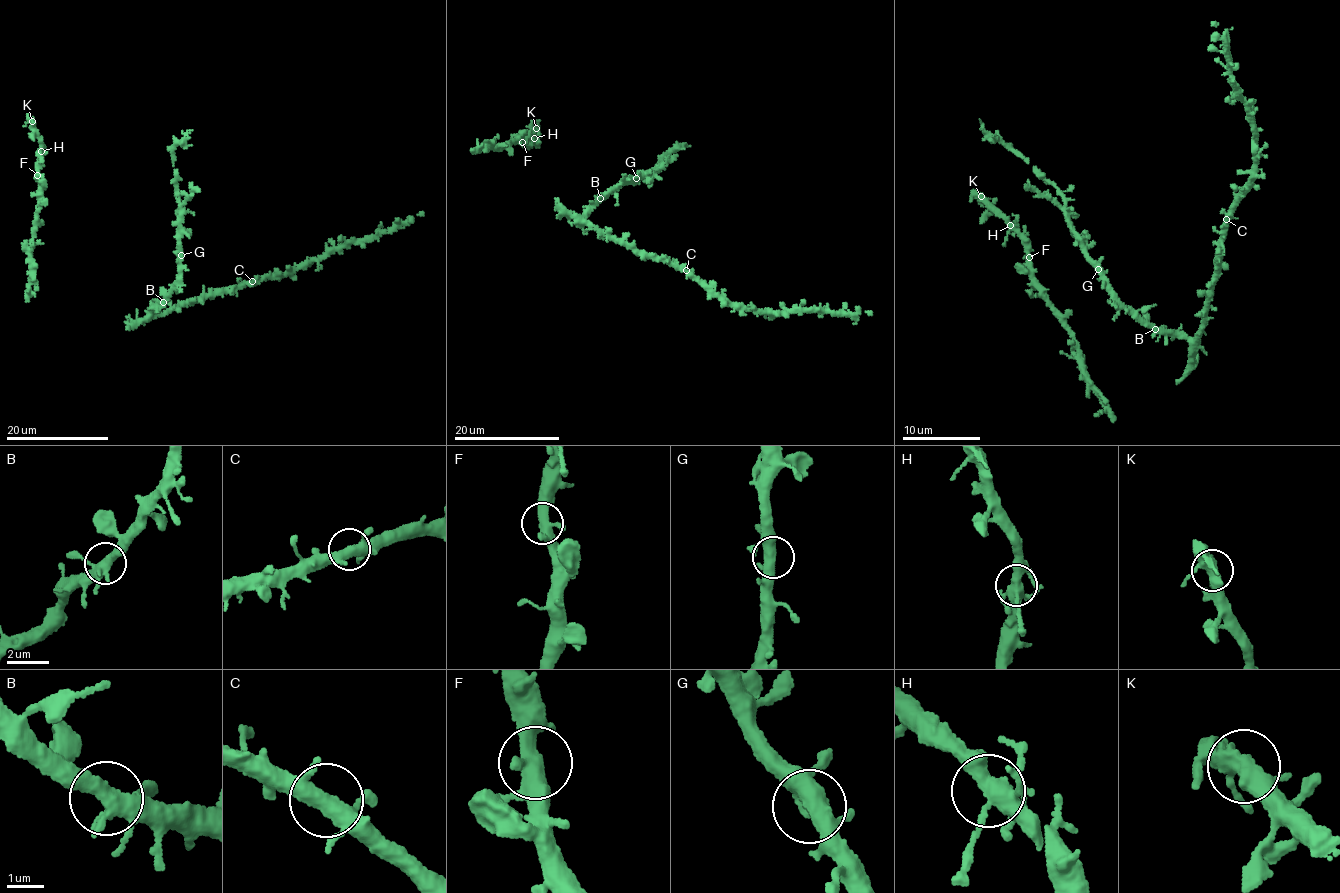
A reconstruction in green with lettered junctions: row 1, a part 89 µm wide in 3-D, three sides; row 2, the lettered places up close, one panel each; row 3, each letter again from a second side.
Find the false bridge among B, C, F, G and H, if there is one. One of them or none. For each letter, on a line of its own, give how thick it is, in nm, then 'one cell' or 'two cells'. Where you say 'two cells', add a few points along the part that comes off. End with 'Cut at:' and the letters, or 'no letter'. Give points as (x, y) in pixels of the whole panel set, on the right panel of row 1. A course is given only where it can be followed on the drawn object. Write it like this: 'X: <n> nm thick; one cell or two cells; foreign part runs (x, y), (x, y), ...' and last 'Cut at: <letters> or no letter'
B: 380 nm thick; one cell
C: 380 nm thick; one cell
F: 380 nm thick; one cell
G: 400 nm thick; one cell
H: 400 nm thick; one cell
Cut at: no letter

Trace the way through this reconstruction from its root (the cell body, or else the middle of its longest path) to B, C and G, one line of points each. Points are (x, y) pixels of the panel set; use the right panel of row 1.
B: (1198, 342), (1155, 329)
C: (1198, 342), (1195, 337), (1218, 269), (1217, 249), (1226, 219)
G: (1198, 342), (1145, 327), (1117, 298), (1108, 279), (1098, 269)

